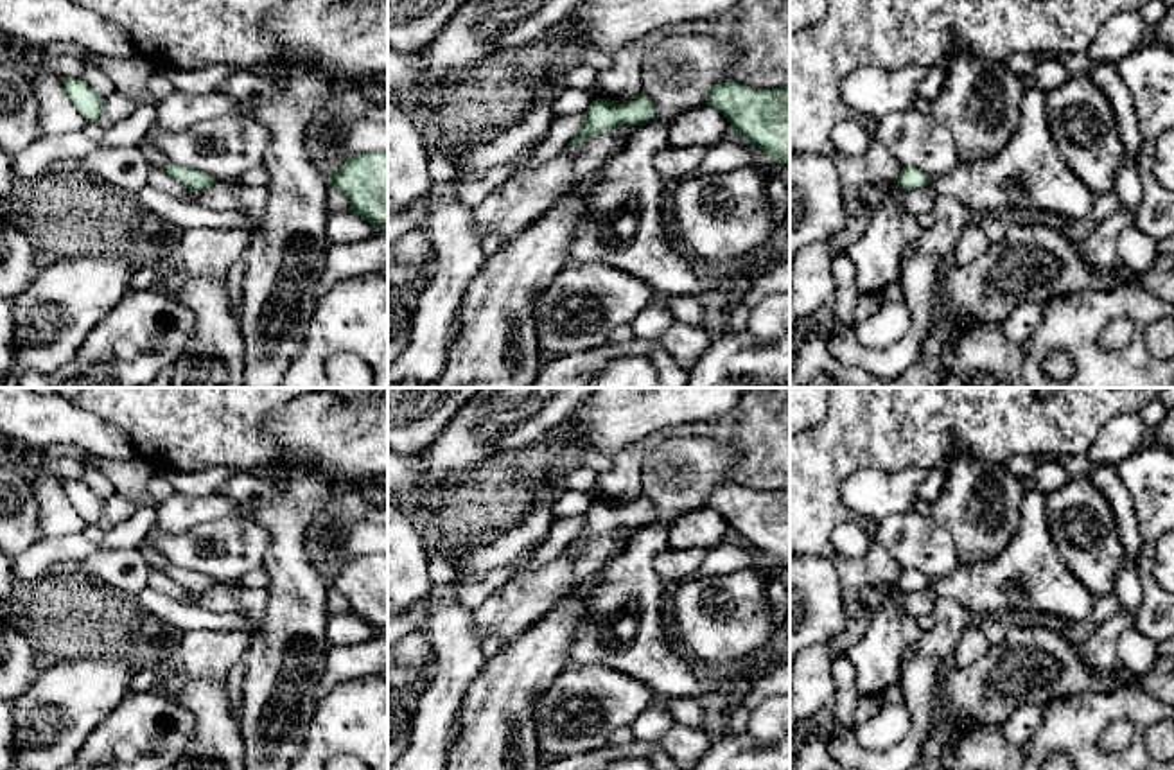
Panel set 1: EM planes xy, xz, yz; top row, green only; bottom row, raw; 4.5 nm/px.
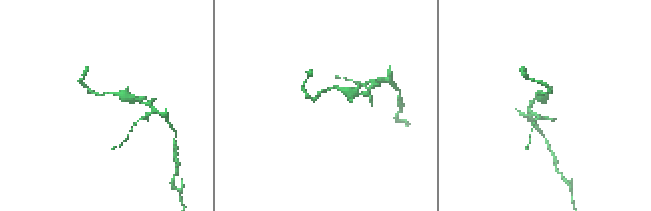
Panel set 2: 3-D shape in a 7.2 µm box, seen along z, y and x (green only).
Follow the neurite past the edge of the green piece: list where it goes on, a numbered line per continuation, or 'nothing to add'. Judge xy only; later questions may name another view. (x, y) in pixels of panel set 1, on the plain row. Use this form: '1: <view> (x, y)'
nothing to add

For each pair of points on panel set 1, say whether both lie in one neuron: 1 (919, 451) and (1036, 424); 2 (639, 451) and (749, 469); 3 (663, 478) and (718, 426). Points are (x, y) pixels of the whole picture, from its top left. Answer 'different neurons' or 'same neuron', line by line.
1: same neuron
2: same neuron
3: different neurons

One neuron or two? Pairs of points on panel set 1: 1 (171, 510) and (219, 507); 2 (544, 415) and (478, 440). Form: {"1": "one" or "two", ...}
{"1": "one", "2": "one"}

